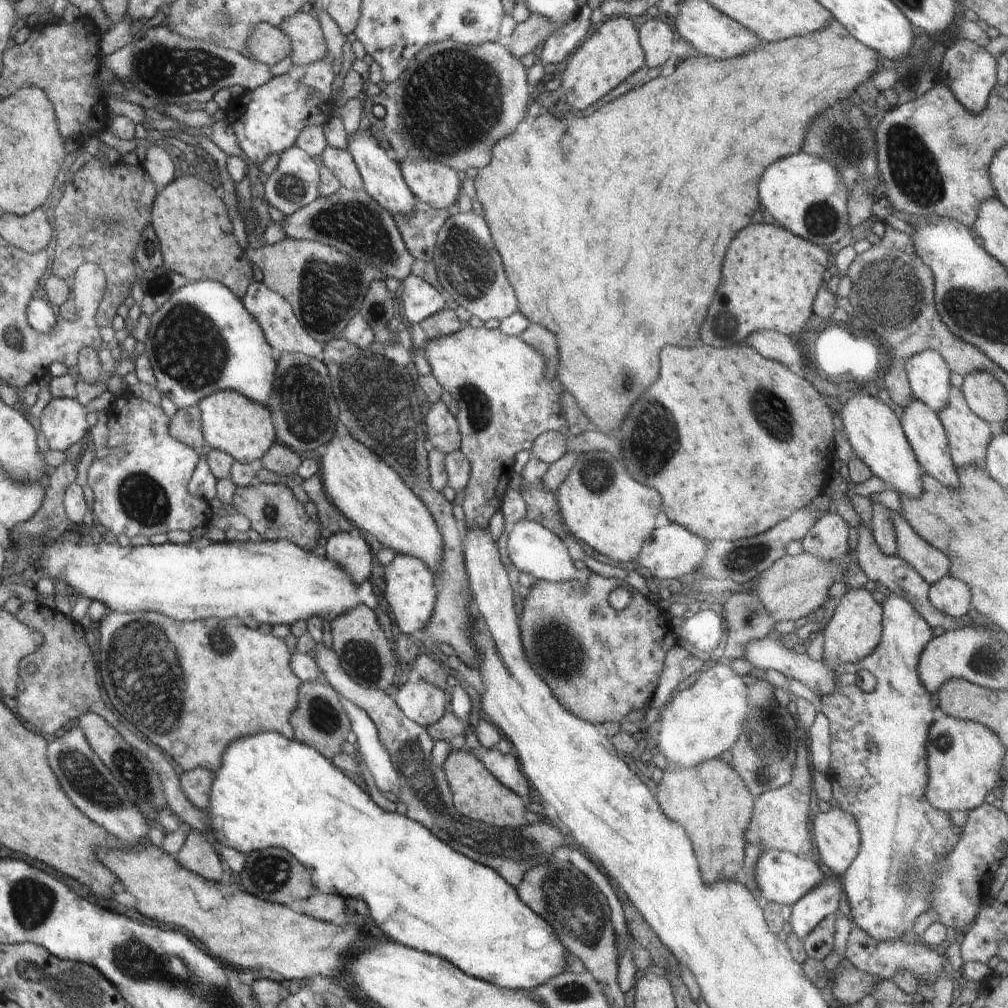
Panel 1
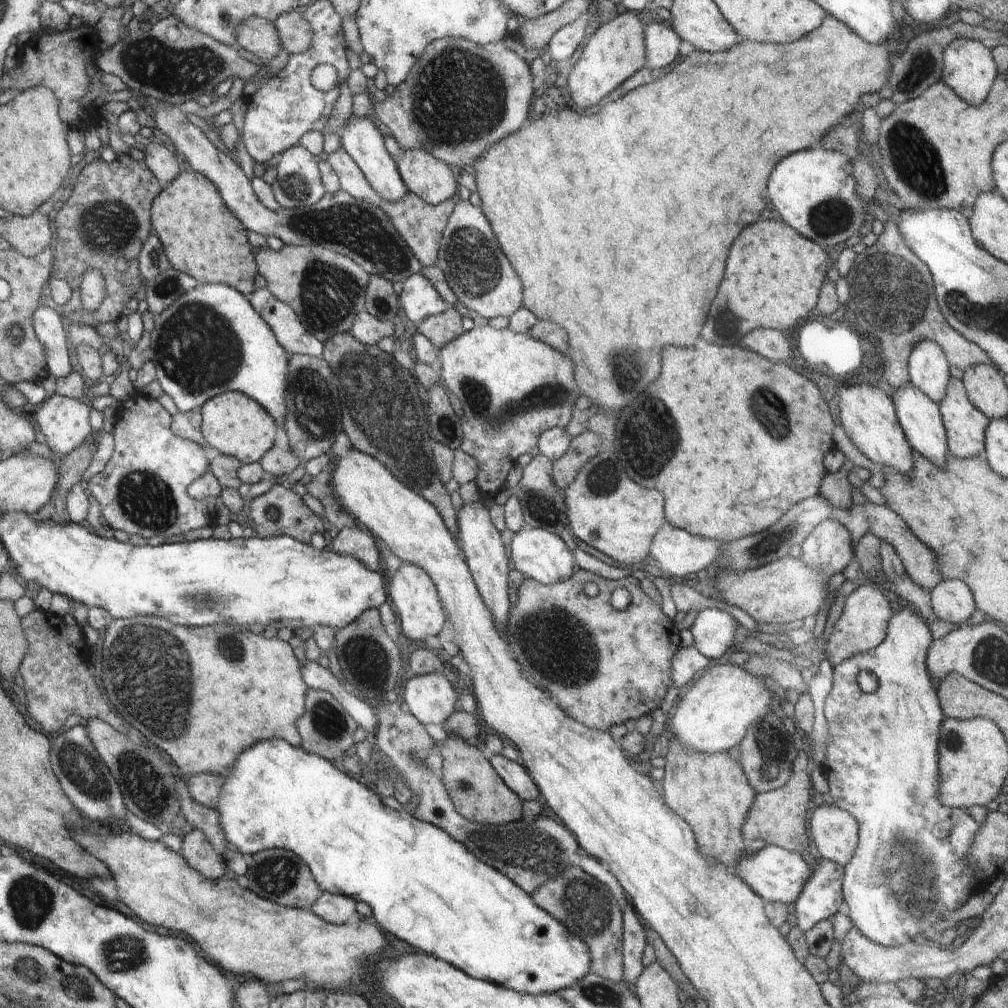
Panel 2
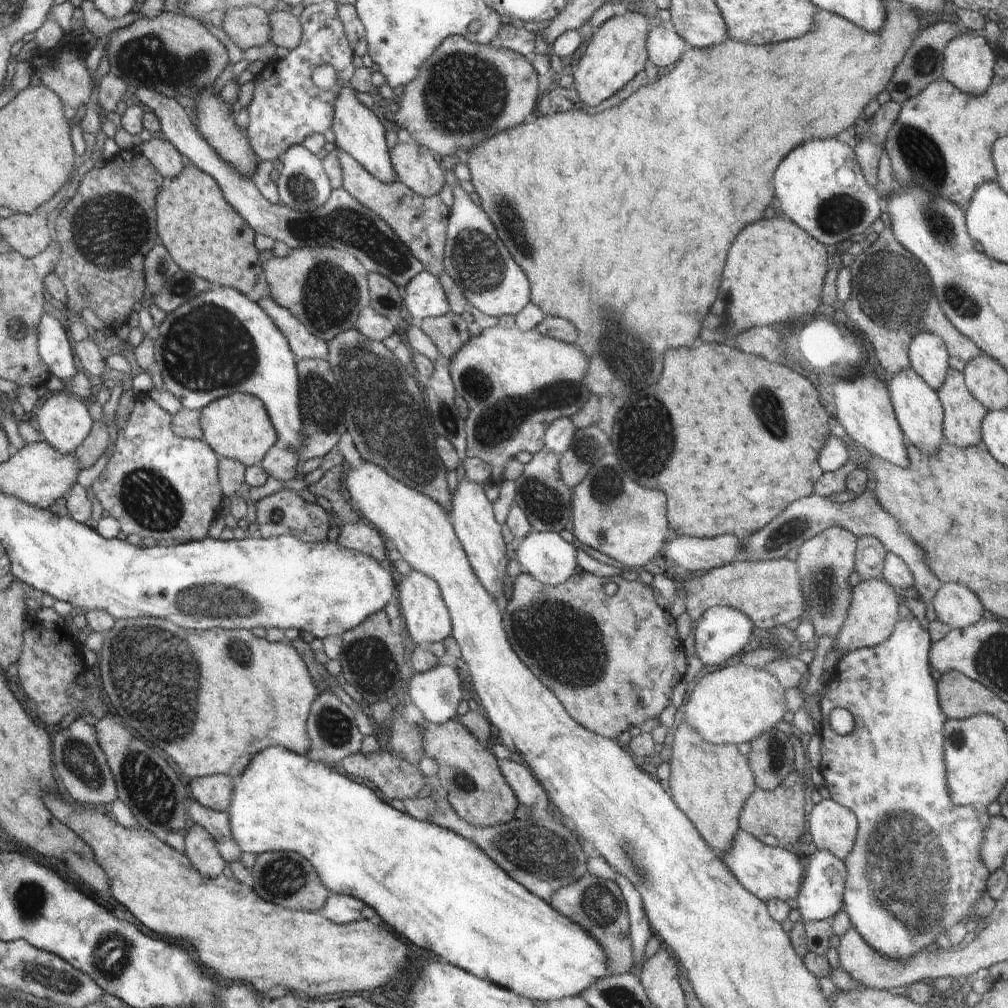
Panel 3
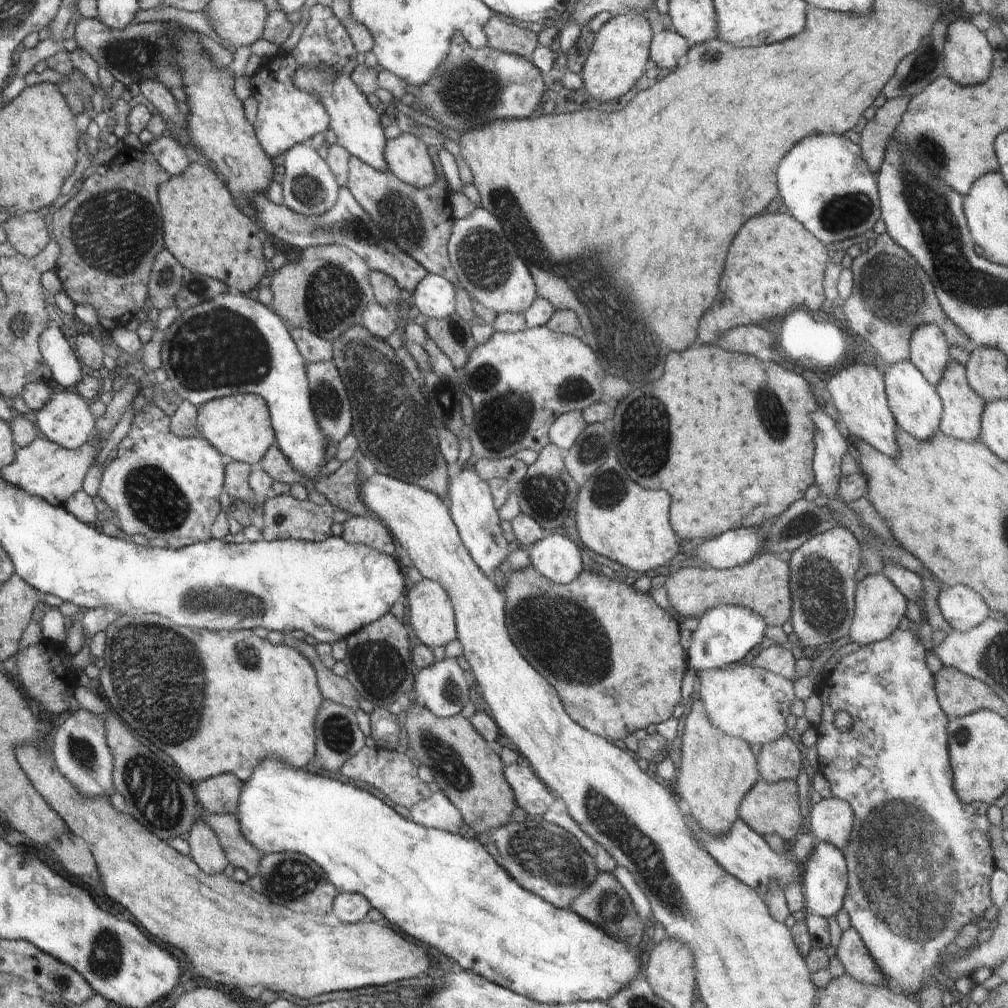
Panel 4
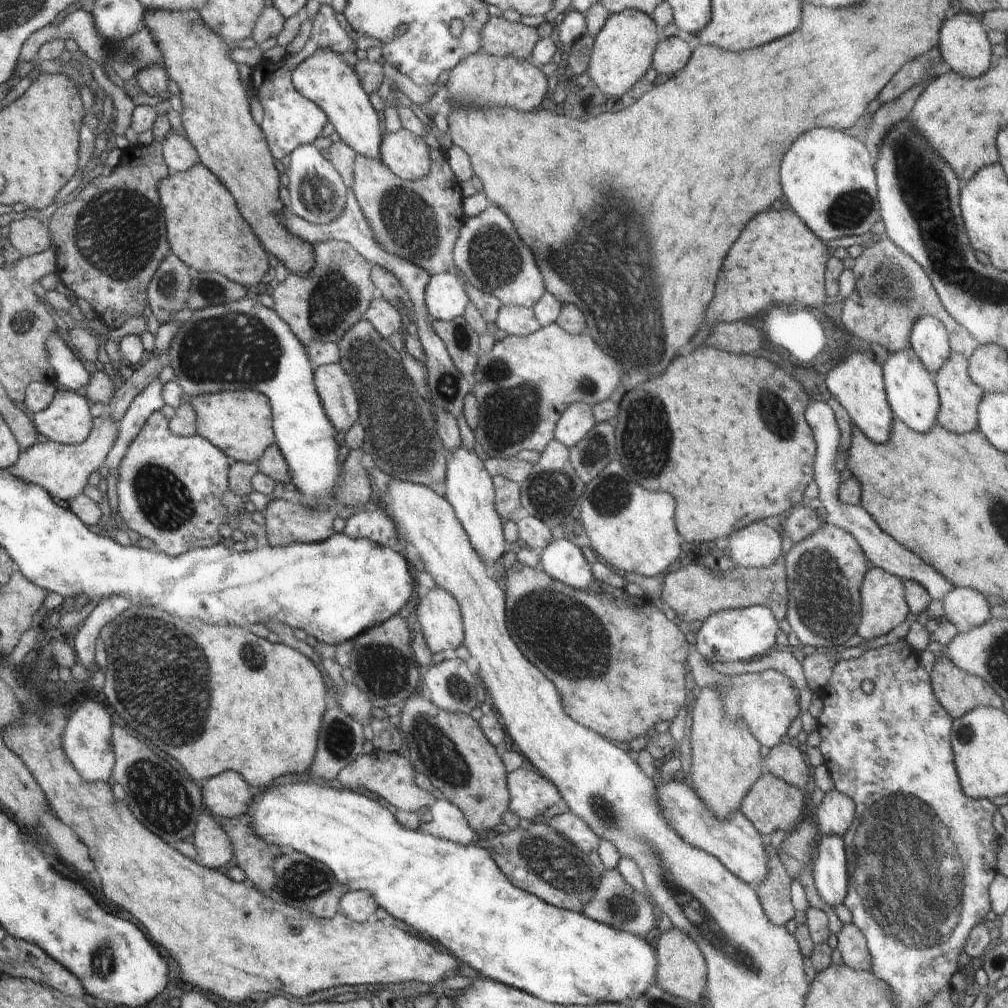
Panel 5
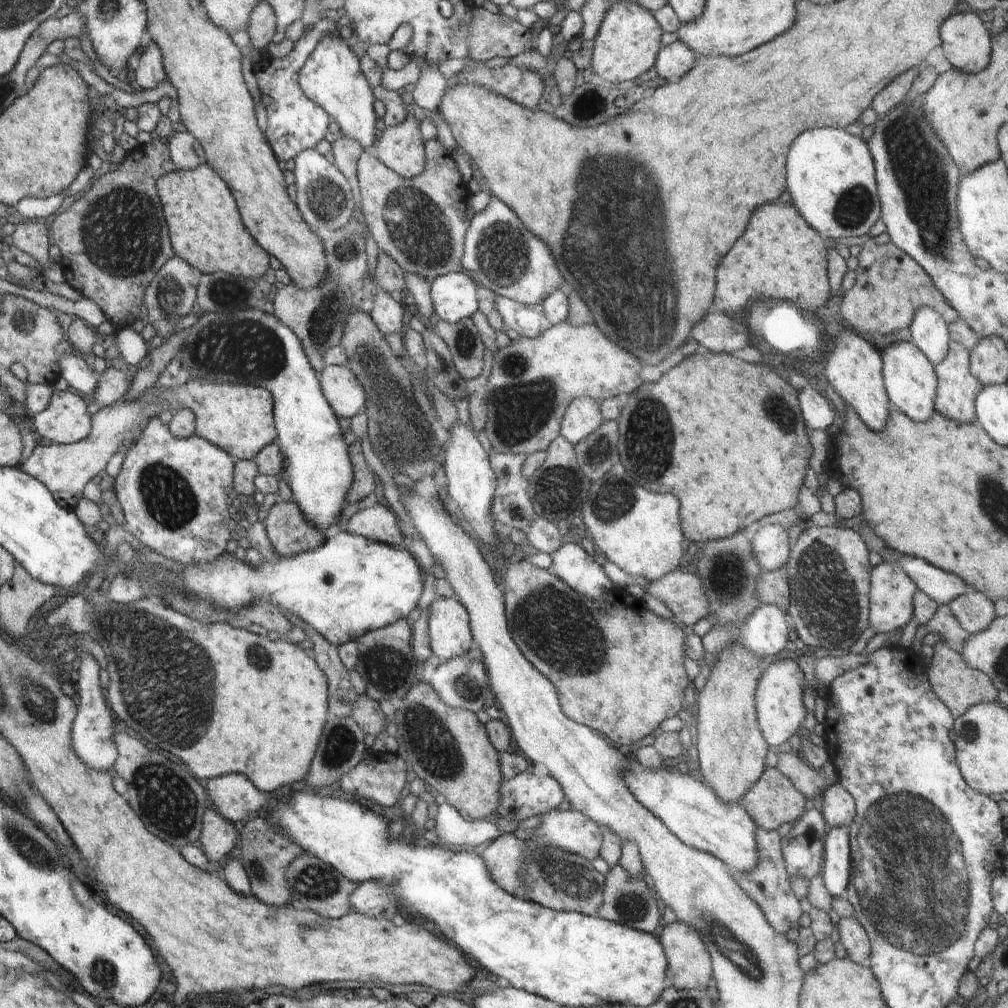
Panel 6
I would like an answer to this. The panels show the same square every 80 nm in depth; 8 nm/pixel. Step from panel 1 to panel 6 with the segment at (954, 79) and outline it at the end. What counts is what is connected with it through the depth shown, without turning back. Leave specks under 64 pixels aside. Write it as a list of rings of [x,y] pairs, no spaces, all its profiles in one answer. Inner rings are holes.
[[[962,12],[940,26],[942,47],[952,67],[965,73],[984,70],[991,61],[991,36],[978,14]]]

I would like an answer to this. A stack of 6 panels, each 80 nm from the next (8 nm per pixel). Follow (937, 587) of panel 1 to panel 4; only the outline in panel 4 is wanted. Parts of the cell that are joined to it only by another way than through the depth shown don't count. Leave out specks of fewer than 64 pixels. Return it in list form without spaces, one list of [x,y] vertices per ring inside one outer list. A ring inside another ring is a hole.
[[[943,586],[937,601],[946,622],[958,631],[978,626],[991,612],[984,599],[969,586]]]

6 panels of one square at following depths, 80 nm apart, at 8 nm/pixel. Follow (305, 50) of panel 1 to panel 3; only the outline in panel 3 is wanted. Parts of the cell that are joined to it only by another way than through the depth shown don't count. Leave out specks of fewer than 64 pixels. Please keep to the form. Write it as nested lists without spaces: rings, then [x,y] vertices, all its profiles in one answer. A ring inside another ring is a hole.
[[[281,6],[270,14],[272,44],[292,50],[301,39],[302,27],[297,17],[290,14],[288,8]]]

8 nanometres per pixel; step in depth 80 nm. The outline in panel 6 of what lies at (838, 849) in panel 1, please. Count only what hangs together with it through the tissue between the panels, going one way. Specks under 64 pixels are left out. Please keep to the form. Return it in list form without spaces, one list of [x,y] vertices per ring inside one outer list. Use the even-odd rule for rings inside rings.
[[[840,784],[829,786],[818,802],[825,821],[832,827],[850,824],[856,816],[854,797]]]

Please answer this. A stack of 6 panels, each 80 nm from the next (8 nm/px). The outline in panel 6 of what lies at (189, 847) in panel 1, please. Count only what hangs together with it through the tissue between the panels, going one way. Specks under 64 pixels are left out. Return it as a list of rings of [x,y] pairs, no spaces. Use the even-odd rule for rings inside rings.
[[[215,808],[208,809],[203,818],[203,828],[198,845],[213,867],[227,860],[227,855],[239,842],[239,831]]]

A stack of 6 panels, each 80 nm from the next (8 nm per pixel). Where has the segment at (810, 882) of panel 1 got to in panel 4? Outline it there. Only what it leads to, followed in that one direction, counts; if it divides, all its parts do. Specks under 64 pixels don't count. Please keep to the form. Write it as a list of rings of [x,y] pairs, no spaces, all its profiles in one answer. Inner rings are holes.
[[[690,812],[684,814],[686,822],[692,826],[693,836],[697,843],[704,849],[721,867],[728,873],[741,880],[745,885],[748,885],[752,890],[755,890],[760,896],[766,892],[769,880],[778,878],[782,880],[785,888],[790,882],[796,881],[798,874],[801,872],[801,867],[797,866],[790,857],[790,852],[777,853],[763,837],[752,828],[744,824],[743,820],[738,818],[732,824],[731,829],[728,829],[724,834],[715,835],[710,831],[704,830],[702,827],[690,818]]]

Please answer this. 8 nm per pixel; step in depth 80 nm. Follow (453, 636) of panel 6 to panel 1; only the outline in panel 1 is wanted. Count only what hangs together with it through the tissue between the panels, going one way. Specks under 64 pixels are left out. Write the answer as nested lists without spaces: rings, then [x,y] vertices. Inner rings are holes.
[[[396,555],[394,561],[386,566],[385,597],[394,612],[396,624],[402,633],[418,634],[424,630],[435,613],[436,592],[434,592],[434,580],[428,570],[428,566],[422,559],[411,555]]]

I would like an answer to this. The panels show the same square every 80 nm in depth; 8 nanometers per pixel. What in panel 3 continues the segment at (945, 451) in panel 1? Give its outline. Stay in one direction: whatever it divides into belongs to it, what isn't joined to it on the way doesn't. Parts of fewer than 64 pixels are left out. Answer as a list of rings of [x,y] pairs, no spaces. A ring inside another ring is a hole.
[[[912,367],[901,370],[895,375],[884,377],[896,415],[896,420],[906,440],[920,450],[937,453],[943,438],[943,406],[933,388],[930,388]]]

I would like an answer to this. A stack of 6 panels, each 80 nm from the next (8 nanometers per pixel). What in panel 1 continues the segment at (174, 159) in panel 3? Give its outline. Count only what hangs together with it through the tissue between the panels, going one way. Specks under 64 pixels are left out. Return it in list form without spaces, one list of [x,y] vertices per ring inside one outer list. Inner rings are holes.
[[[159,143],[149,145],[146,151],[145,161],[142,162],[144,170],[151,176],[158,193],[175,179],[176,168],[168,154],[168,147]]]

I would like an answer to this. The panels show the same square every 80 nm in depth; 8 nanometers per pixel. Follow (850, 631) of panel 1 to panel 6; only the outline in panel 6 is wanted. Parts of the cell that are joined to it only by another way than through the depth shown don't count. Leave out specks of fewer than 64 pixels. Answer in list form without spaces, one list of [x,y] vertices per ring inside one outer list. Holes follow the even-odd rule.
[[[878,561],[871,572],[869,590],[869,623],[877,634],[896,630],[910,622],[913,598],[918,590],[915,580],[896,561]]]

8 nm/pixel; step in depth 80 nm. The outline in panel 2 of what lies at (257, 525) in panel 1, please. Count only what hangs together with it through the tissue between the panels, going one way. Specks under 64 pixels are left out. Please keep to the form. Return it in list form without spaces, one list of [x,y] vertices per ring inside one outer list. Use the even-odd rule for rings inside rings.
[[[287,484],[274,486],[266,493],[254,498],[247,509],[246,514],[250,523],[255,524],[258,537],[277,537],[288,535],[296,540],[310,545],[310,537],[316,532],[328,537],[328,530],[332,530],[325,514],[315,514],[304,502],[304,494],[297,494],[296,490]]]

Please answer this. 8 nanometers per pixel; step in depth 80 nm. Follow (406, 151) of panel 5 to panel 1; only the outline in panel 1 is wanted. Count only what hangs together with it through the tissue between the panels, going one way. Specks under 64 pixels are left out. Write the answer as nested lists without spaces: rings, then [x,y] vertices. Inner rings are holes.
[[[421,158],[404,161],[400,170],[415,198],[432,209],[448,209],[456,205],[460,180],[452,166]]]

